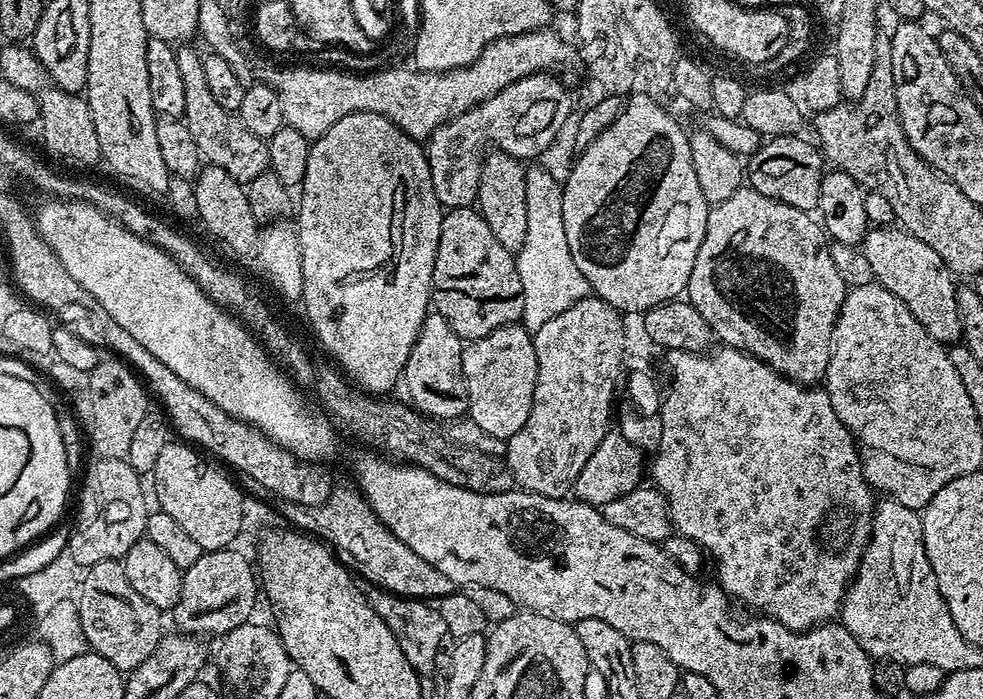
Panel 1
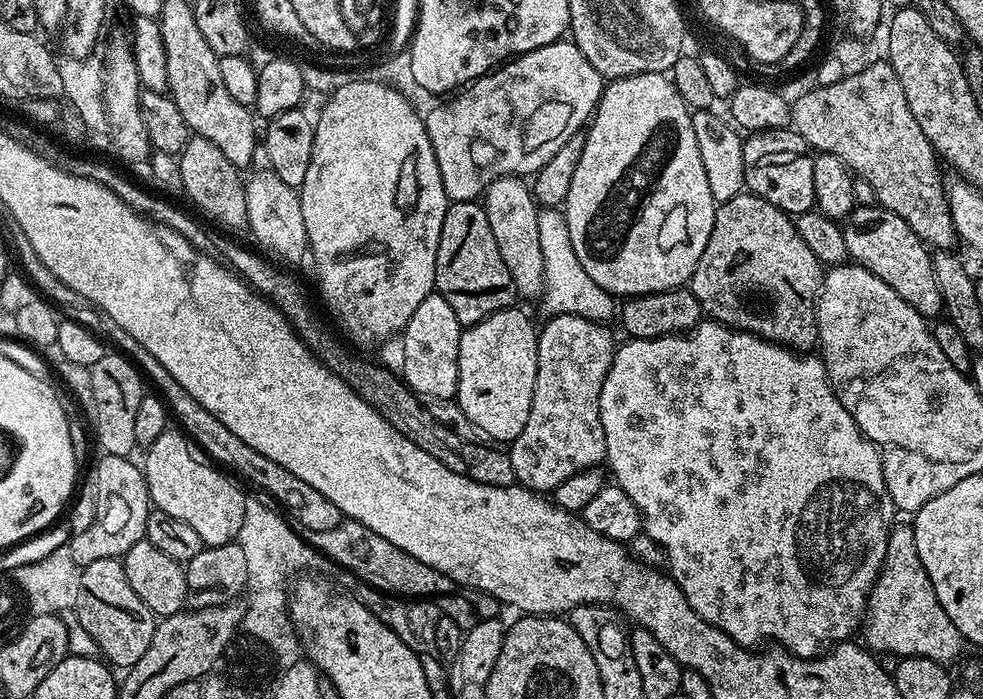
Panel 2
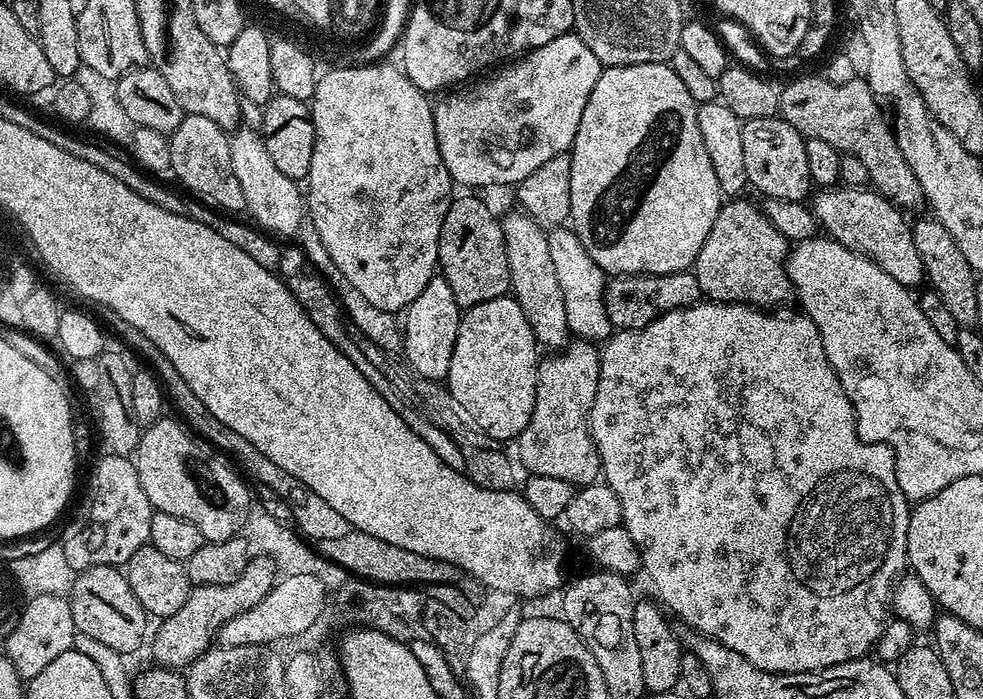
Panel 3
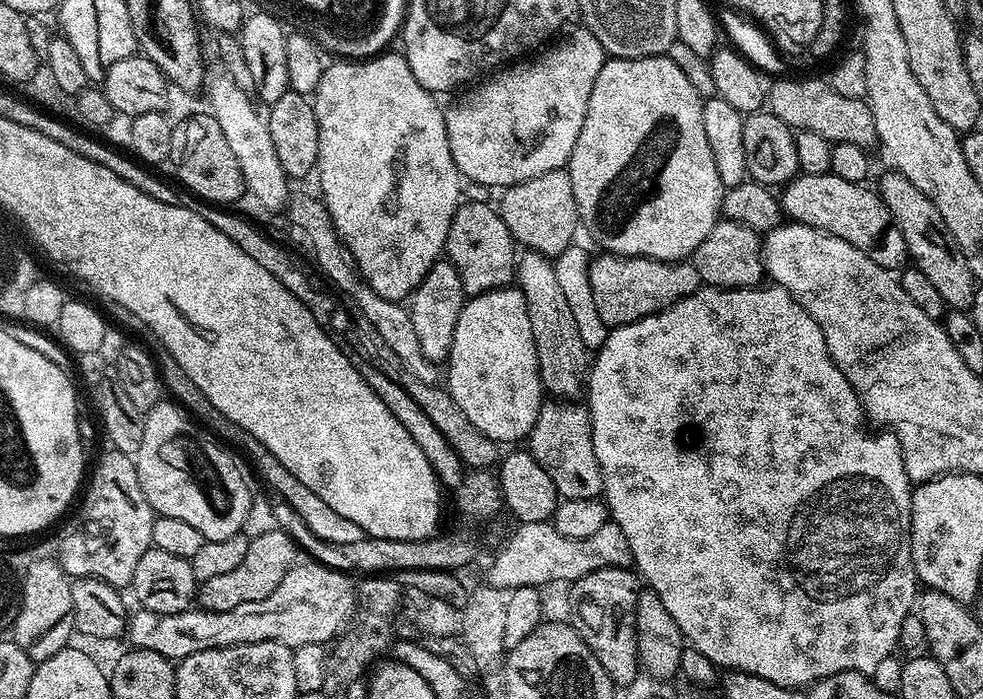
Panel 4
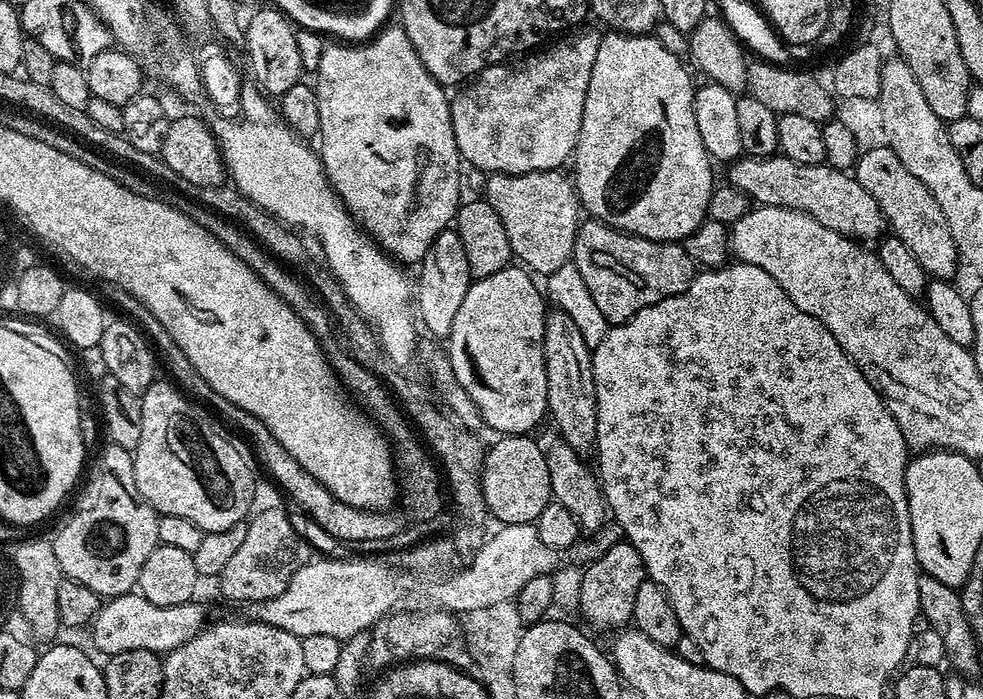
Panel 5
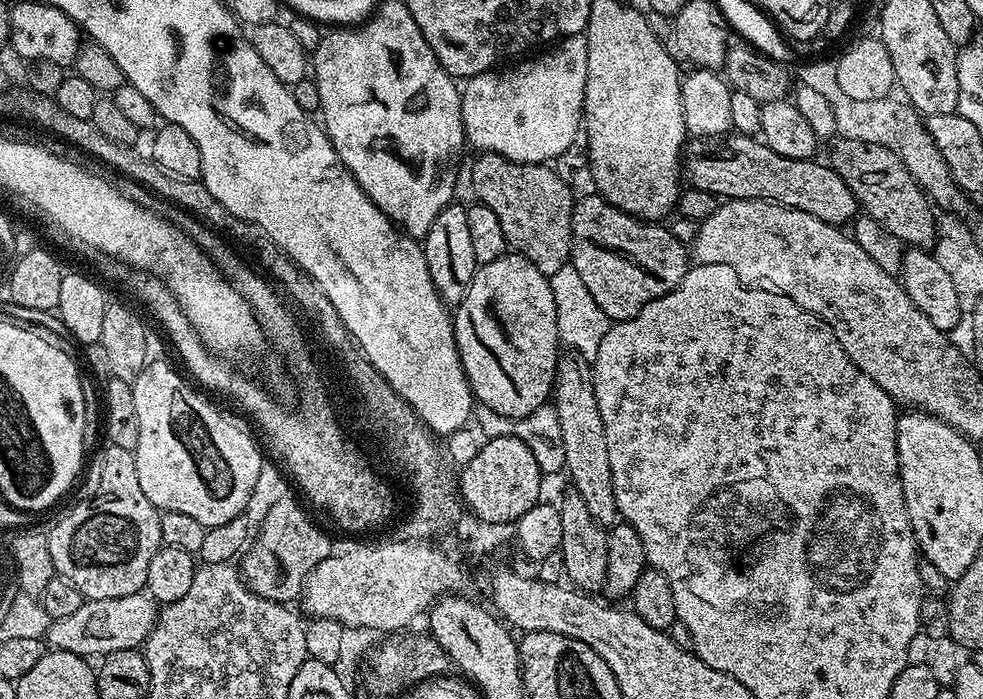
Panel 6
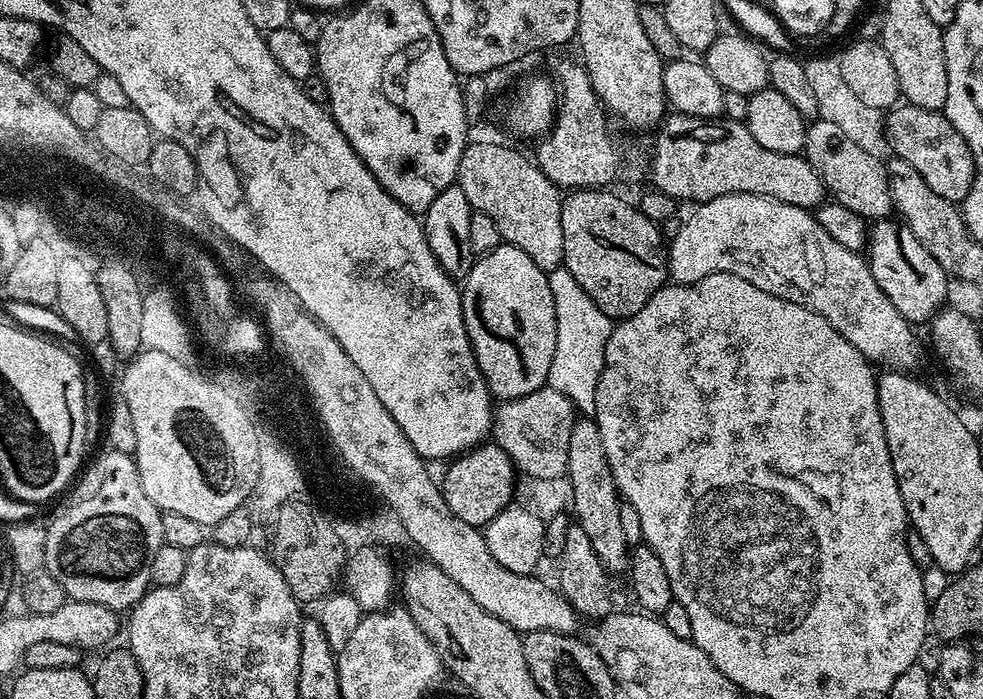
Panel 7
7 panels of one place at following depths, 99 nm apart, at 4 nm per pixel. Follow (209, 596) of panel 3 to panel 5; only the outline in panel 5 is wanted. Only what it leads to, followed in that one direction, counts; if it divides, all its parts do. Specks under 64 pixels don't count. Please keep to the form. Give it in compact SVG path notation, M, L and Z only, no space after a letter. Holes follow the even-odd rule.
M274 507L247 521L246 542L242 542L218 577L220 592L226 599L251 606L278 598L278 594L290 586L290 578L310 559L309 541L300 537L299 530L283 510L283 507Z

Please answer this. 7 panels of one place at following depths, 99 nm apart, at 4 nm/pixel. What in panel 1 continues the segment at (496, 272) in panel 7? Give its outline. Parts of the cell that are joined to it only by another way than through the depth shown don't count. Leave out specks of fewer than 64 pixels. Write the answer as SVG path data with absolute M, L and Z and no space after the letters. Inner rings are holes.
M523 323L507 324L486 334L486 338L471 341L462 354L462 370L468 391L467 415L495 438L509 440L511 436L518 434L518 430L522 430L522 426L526 426L526 418L530 418L530 406L538 378L538 358L532 337L533 333L526 331Z

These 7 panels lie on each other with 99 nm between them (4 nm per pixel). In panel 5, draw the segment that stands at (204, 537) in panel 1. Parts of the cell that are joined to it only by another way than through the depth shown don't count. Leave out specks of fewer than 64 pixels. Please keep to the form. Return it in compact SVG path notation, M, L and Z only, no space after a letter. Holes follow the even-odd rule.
M157 379L140 396L142 438L138 438L138 446L132 457L138 494L142 494L142 498L146 498L146 502L159 515L178 514L182 518L190 518L190 522L194 522L194 526L205 533L226 530L241 523L248 516L252 491L258 481L255 475L252 476L247 458L228 441L229 433L221 427L217 417L207 407L199 408L192 401L195 399L185 395L175 383L165 380Z

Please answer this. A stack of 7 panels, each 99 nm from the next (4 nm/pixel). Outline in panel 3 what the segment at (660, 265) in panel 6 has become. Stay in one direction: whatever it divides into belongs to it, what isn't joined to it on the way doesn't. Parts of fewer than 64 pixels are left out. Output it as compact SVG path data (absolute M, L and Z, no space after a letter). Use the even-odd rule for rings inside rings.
M695 271L675 272L665 276L622 276L607 281L604 289L606 314L613 329L629 332L650 326L659 316L679 308L701 303L702 293Z

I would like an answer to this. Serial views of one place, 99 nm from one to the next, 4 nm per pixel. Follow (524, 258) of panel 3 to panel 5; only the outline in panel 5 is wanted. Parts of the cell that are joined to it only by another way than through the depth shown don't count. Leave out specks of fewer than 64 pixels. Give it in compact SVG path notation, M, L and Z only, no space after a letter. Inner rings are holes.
M552 310L544 317L544 357L546 358L546 398L548 416L560 431L559 439L578 453L584 454L595 445L598 418L596 417L596 395L594 394L594 370L592 369L592 349L586 346L586 338L578 331L578 326L559 310Z

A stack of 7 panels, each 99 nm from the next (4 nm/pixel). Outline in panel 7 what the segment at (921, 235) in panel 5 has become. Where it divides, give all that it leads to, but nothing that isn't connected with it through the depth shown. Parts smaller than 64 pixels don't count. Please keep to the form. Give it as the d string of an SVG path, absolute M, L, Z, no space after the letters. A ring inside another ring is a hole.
M819 118L813 119L806 130L802 155L810 162L810 166L818 174L820 181L824 183L827 195L835 203L840 204L846 210L854 210L854 214L864 217L869 222L882 220L893 215L894 201L892 190L888 186L888 169L885 161L875 157L874 154L868 154L866 149L856 145L853 141L848 141L846 135L842 134L841 127L834 126L834 123Z

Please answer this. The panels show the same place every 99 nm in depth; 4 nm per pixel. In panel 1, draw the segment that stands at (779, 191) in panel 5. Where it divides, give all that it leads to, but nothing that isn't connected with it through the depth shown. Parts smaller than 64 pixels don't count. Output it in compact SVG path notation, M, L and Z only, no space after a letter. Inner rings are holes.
M872 226L864 236L862 250L866 254L866 262L870 262L870 270L875 283L890 290L890 294L894 294L894 298L901 300L910 310L910 314L914 314L914 318L918 318L918 322L922 322L922 326L926 330L926 334L930 334L930 338L934 338L945 346L951 346L961 339L962 318L958 318L957 277L946 266L946 262L942 262L942 258L938 258L936 251L930 250L930 246L926 246L926 242L922 242L922 238L914 238L914 234L910 234L899 226Z

